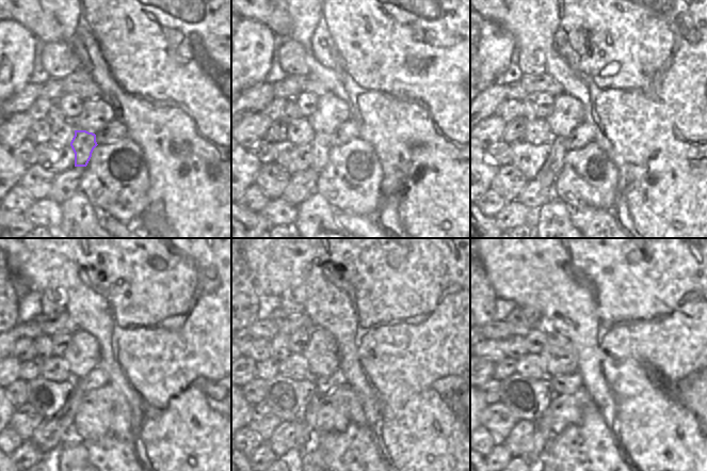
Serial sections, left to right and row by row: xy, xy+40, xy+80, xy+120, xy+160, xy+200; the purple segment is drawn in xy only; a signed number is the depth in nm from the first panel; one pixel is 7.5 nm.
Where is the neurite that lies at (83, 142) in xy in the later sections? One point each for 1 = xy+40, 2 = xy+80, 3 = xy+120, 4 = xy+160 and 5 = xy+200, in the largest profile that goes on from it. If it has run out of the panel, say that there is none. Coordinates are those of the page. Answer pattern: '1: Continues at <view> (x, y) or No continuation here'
1: Continues at xy+40 (321, 143)
2: Continues at xy+80 (558, 150)
3: Continues at xy+120 (66, 420)
4: Continues at xy+160 (305, 423)
5: Continues at xy+200 (543, 433)

